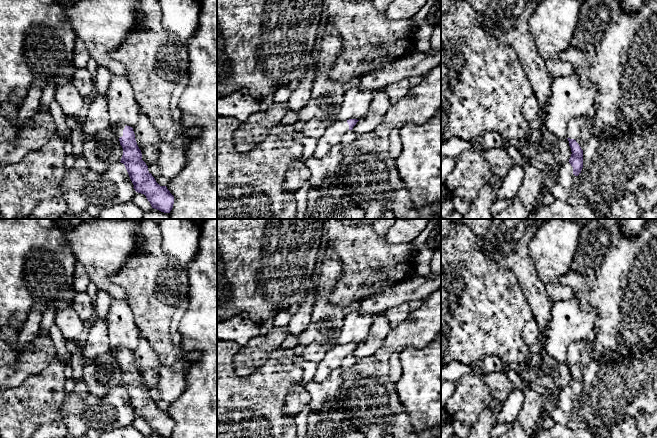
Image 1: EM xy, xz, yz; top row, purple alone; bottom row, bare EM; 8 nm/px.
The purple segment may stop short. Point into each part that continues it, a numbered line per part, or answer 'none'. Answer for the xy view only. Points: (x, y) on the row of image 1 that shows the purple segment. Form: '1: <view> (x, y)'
1: xy (117, 129)

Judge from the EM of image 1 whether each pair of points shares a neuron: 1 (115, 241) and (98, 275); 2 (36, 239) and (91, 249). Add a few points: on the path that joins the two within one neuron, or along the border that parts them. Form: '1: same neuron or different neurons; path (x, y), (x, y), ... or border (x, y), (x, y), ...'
1: same neuron; path (107, 249), (101, 256), (99, 267)
2: different neurons; border (58, 229), (67, 241), (76, 261)

